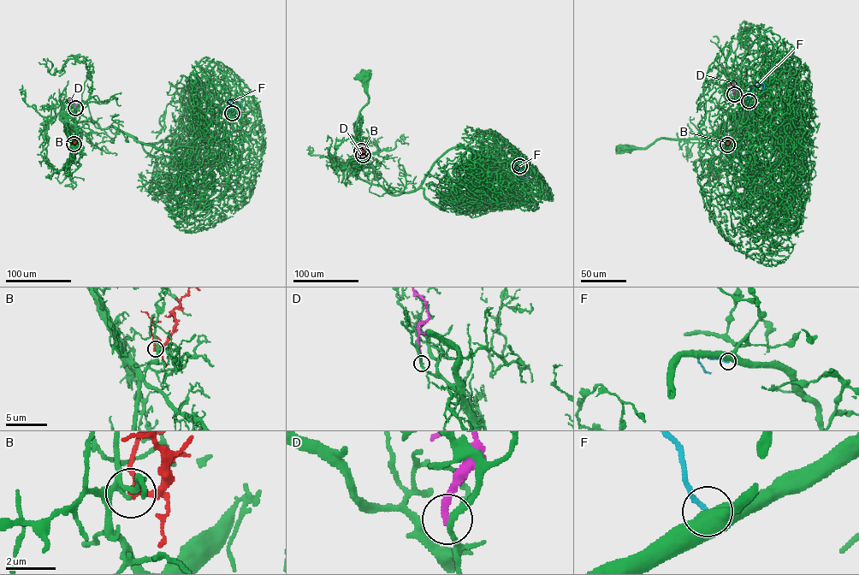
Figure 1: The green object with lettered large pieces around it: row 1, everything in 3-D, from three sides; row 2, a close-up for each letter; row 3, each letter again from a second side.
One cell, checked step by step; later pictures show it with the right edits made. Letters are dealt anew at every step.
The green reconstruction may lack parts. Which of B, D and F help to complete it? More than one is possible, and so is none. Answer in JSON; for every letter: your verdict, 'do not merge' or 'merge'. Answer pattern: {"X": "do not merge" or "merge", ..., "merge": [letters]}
{"B": "do not merge", "D": "do not merge", "F": "do not merge", "merge": []}

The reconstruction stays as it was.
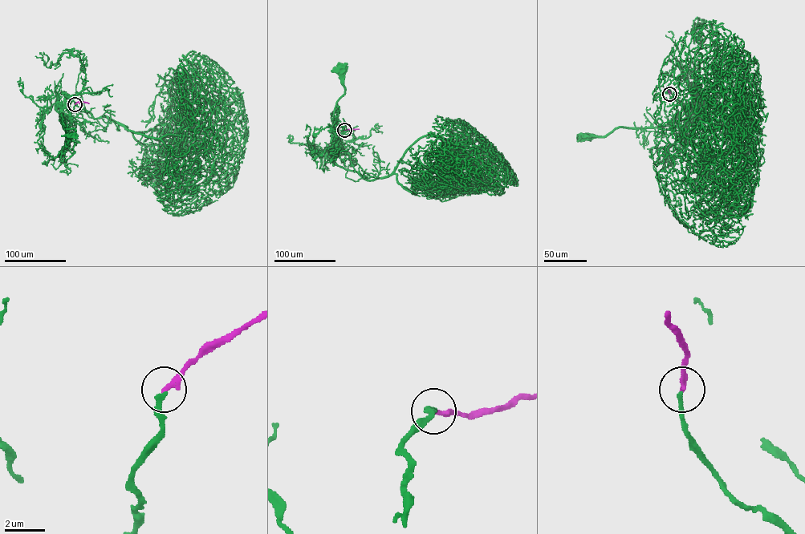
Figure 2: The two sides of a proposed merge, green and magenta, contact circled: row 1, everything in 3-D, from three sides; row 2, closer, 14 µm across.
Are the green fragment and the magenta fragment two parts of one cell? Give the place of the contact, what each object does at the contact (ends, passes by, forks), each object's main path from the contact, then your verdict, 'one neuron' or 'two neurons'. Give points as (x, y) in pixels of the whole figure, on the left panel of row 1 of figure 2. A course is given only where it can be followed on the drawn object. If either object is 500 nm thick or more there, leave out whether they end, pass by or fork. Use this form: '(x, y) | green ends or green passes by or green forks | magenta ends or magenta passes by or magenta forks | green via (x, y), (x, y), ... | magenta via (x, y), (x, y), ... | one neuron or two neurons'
(75, 104) | green ends | magenta ends | green via (75, 104), (74, 108), (59, 120), (64, 129), (75, 129), (72, 135) | magenta via (75, 104), (79, 101), (89, 103) | one neuron

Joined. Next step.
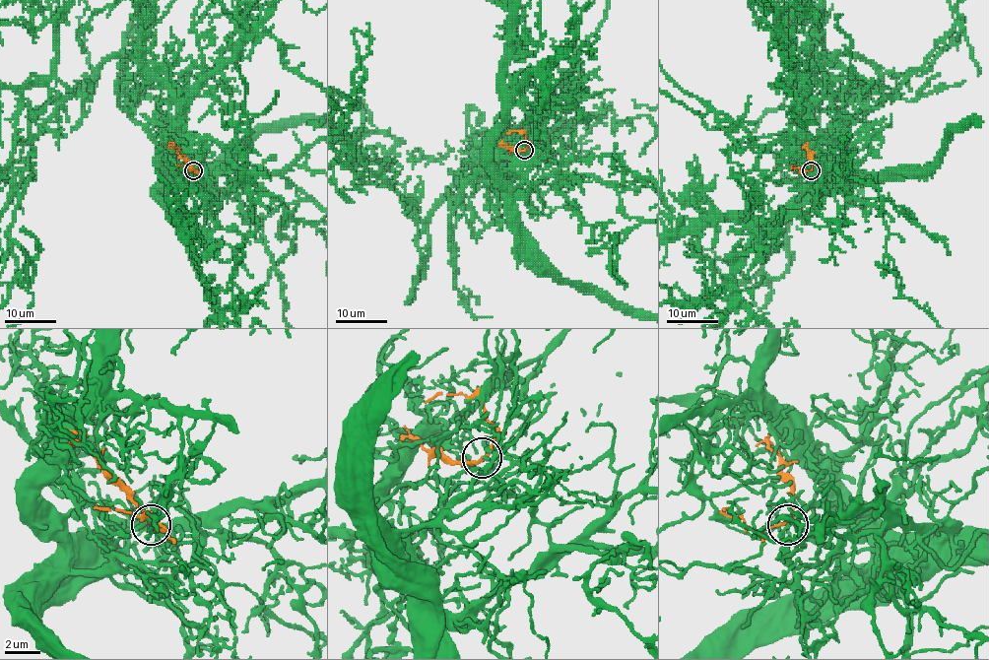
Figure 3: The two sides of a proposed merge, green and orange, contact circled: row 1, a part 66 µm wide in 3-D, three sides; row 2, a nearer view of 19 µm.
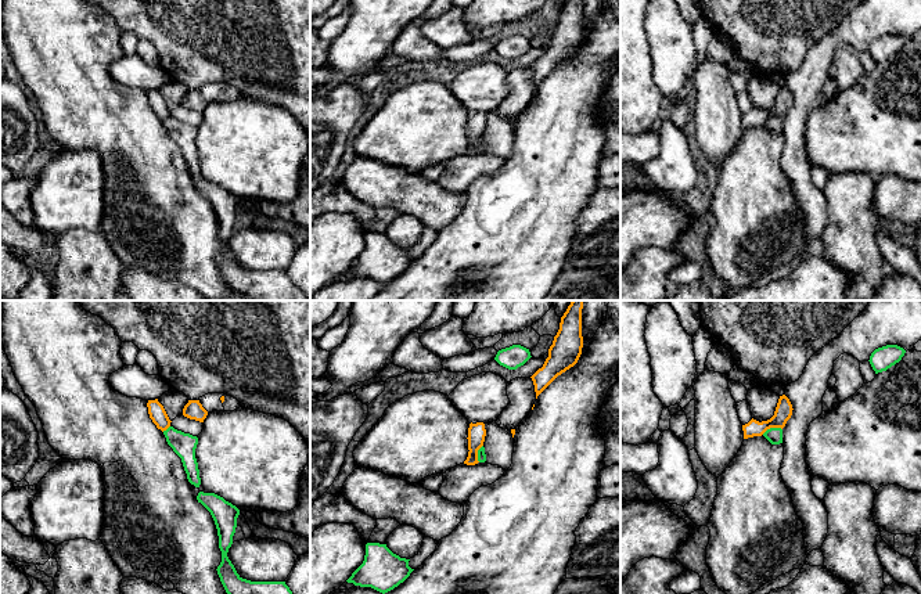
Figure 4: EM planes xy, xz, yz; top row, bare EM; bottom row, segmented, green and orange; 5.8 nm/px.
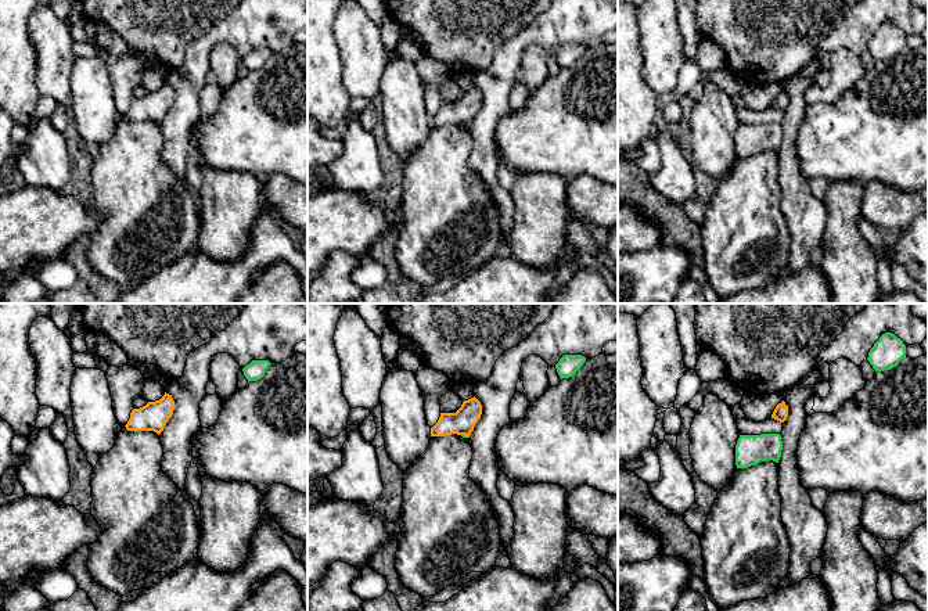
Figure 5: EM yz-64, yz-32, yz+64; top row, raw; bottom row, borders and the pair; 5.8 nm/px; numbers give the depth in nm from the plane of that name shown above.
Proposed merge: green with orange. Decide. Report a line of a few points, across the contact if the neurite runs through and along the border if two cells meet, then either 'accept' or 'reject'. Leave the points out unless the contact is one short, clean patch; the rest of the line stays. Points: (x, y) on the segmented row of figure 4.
reject

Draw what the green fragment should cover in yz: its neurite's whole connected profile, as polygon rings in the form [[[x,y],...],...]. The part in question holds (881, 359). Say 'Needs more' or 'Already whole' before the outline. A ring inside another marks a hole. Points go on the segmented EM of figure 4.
Already whole. [[[886,345],[875,349],[870,356],[870,364],[875,374],[886,371],[902,360],[906,350],[897,345]]]

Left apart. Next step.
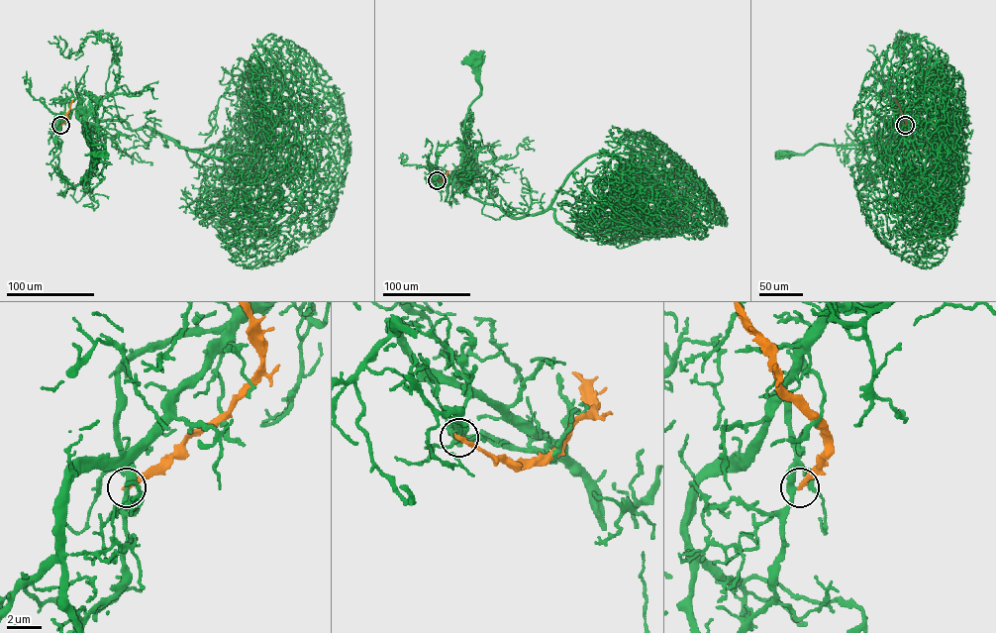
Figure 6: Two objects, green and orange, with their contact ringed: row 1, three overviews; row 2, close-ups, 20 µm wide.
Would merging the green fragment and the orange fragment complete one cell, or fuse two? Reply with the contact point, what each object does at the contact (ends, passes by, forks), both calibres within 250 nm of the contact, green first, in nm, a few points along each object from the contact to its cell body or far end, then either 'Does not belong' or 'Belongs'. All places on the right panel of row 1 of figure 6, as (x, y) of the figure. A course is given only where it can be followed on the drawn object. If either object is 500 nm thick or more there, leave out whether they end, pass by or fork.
Place: (905, 125). At the ring green passes by. At the ring orange ends. Thickness 320 nm (green) against 320 nm. Course of green: (905, 125), (911, 112), (904, 108), (904, 130), (892, 137), (782, 154). Course of orange: (905, 125), (895, 99). Does not belong

